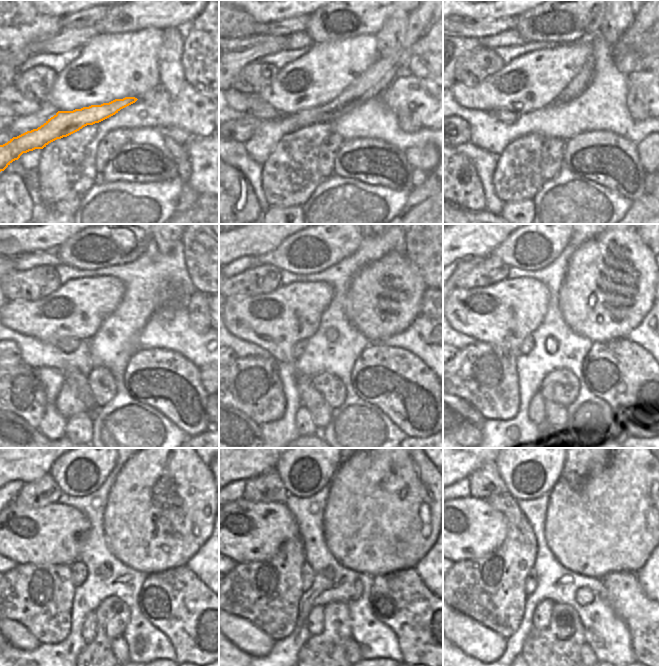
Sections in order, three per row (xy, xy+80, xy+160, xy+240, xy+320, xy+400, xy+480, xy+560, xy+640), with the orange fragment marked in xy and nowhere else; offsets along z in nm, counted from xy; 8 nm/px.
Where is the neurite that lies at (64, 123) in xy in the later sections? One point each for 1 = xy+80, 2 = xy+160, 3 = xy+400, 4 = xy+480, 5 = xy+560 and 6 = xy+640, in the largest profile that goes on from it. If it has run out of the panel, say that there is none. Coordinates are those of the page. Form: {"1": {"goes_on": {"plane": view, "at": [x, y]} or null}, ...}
{"1": {"goes_on": {"plane": "xy+80", "at": [384, 70]}}, "2": {"goes_on": {"plane": "xy+160", "at": [643, 20]}}, "3": {"goes_on": null}, "4": {"goes_on": null}, "5": {"goes_on": null}, "6": {"goes_on": null}}

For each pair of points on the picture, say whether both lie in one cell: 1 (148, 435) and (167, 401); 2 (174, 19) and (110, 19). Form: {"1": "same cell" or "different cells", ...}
{"1": "different cells", "2": "same cell"}

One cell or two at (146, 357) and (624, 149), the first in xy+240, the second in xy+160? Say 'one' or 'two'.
one

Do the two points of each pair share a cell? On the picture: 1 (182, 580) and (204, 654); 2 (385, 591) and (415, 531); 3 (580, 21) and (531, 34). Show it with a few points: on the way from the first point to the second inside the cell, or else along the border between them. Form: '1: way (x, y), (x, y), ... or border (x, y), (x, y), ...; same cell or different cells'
1: way (182, 598), (182, 607), (195, 620), (195, 636); same cell
2: border (413, 568), (403, 568), (374, 577); different cells
3: way (568, 21), (546, 22), (543, 25); same cell

